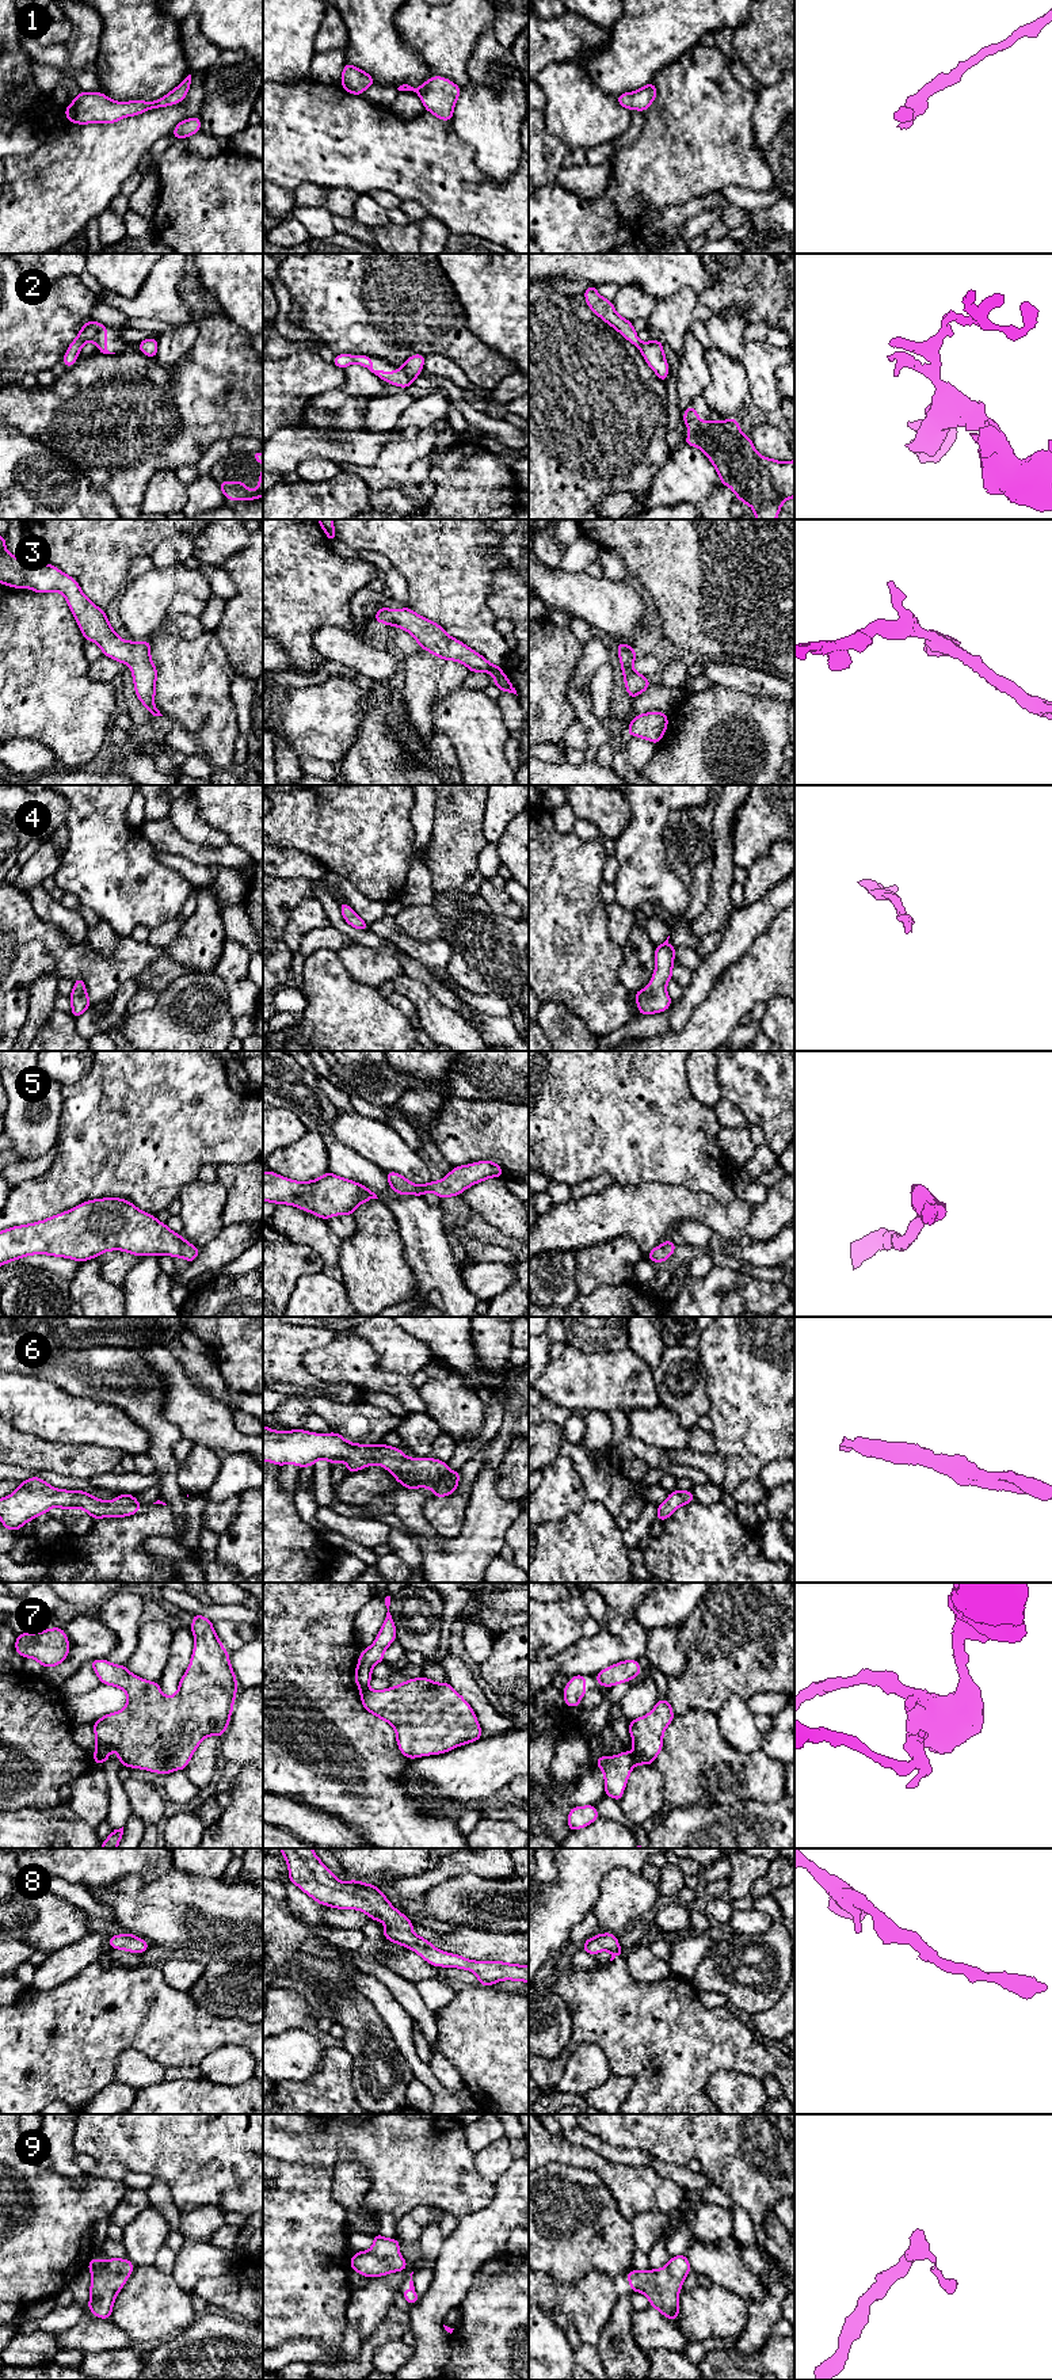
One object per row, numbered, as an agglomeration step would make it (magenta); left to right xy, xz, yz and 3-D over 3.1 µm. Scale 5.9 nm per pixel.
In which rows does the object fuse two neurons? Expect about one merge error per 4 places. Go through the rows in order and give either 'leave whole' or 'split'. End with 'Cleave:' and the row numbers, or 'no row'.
1: leave whole
2: leave whole
3: leave whole
4: leave whole
5: leave whole
6: leave whole
7: split
8: leave whole
9: leave whole
Cleave: 7

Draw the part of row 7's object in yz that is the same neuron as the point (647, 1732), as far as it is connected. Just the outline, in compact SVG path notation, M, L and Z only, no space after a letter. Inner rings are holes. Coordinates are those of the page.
M659 1699L651 1713L629 1721L634 1764L652 1766L663 1748L664 1729L671 1724L674 1717L671 1703L667 1699Z

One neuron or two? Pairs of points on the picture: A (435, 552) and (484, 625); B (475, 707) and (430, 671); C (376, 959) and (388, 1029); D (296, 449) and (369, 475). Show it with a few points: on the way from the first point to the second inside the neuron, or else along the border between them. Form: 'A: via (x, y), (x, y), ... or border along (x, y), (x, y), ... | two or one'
A: via (449, 570), (450, 587), (467, 608) | one
B: border along (437, 693), (433, 708), (434, 724) | two
C: border along (349, 971), (355, 979), (377, 987) | two
D: border along (339, 463), (372, 464) | two

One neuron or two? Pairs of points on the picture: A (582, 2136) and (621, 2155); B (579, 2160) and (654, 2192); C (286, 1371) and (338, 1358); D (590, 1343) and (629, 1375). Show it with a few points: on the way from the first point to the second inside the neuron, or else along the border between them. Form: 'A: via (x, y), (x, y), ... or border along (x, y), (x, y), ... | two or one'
A: via (591, 2143), (612, 2152) | one
B: via (598, 2165), (635, 2188) | one
C: border along (305, 1351), (301, 1364), (311, 1374), (331, 1383) | two
D: border along (568, 1344), (586, 1352), (616, 1352), (626, 1347) | two

